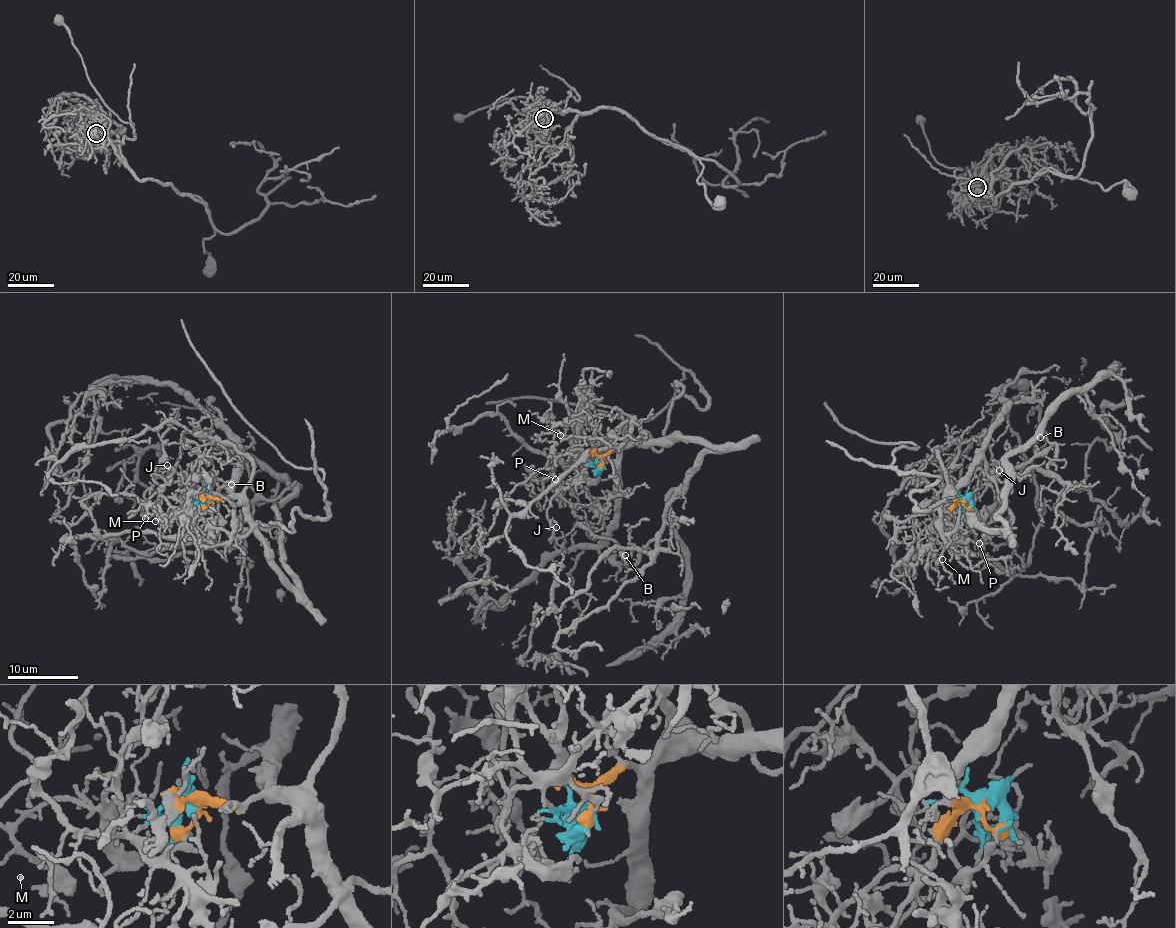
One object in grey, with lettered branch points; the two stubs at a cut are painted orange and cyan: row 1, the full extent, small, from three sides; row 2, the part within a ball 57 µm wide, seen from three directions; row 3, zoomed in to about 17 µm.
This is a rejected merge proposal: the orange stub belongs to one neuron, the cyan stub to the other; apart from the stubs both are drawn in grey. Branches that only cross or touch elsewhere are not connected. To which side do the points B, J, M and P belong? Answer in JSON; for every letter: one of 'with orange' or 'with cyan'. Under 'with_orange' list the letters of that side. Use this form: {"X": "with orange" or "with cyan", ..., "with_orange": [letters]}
{"B": "with orange", "J": "with cyan", "M": "with cyan", "P": "with cyan", "with_orange": ["B"]}

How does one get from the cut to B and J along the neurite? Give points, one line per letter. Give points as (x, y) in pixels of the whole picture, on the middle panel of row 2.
B: (602, 463), (628, 443), (676, 434), (718, 450), (701, 458), (674, 494), (661, 533), (636, 563), (625, 554)
J: (602, 463), (589, 462), (585, 470), (562, 485), (552, 499), (546, 513), (553, 532), (550, 538), (556, 527)

